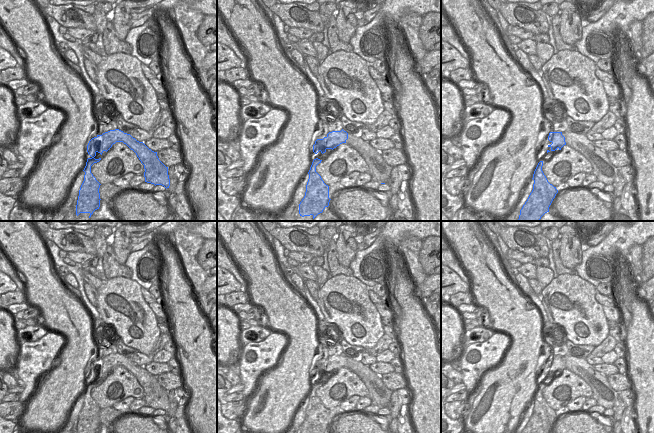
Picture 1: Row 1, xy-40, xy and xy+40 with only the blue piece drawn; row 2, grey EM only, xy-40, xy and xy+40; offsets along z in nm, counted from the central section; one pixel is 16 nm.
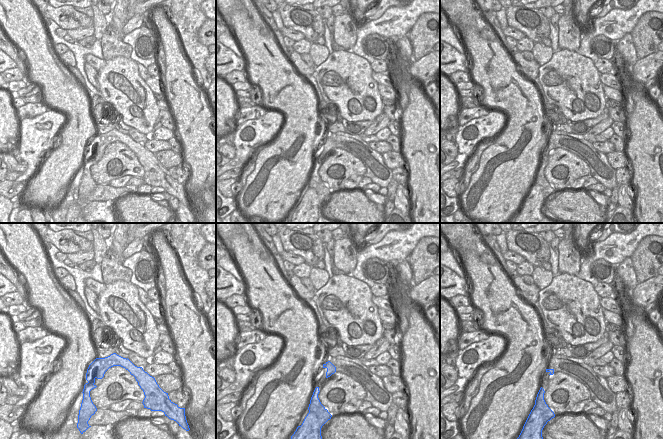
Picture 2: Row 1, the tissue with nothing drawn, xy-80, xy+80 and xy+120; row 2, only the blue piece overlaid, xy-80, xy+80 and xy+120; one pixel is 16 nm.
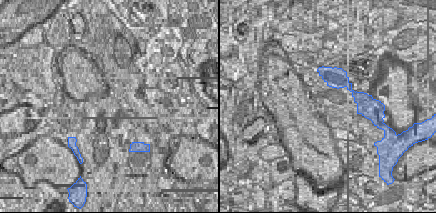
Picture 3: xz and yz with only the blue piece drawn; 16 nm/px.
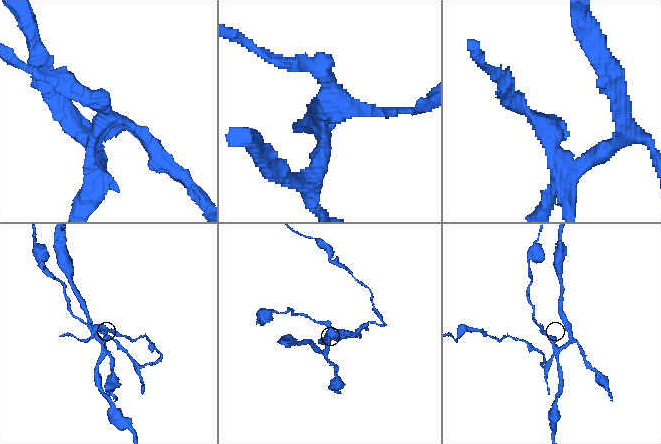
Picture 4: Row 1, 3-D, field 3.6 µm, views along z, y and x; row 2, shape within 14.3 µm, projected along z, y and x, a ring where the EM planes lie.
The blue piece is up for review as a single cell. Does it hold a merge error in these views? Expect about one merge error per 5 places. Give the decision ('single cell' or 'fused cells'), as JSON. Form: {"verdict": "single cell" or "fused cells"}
{"verdict": "single cell"}

